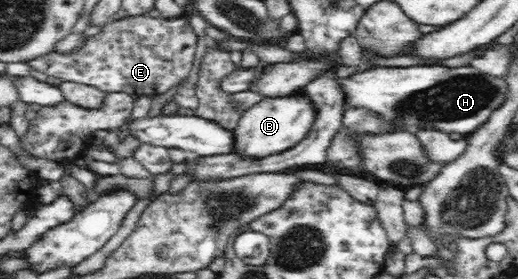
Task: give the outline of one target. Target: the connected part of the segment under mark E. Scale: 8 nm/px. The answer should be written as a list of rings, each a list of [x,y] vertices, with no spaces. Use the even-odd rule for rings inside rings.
[[[125,16],[104,24],[98,34],[88,36],[84,45],[70,53],[54,51],[36,60],[22,62],[63,82],[84,84],[103,92],[133,94],[136,98],[142,95],[154,97],[166,93],[188,77],[196,42],[187,16],[170,19]]]

